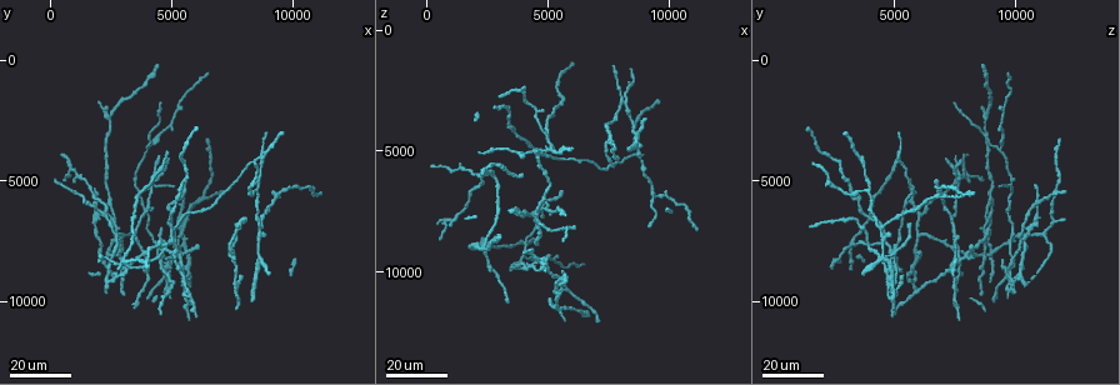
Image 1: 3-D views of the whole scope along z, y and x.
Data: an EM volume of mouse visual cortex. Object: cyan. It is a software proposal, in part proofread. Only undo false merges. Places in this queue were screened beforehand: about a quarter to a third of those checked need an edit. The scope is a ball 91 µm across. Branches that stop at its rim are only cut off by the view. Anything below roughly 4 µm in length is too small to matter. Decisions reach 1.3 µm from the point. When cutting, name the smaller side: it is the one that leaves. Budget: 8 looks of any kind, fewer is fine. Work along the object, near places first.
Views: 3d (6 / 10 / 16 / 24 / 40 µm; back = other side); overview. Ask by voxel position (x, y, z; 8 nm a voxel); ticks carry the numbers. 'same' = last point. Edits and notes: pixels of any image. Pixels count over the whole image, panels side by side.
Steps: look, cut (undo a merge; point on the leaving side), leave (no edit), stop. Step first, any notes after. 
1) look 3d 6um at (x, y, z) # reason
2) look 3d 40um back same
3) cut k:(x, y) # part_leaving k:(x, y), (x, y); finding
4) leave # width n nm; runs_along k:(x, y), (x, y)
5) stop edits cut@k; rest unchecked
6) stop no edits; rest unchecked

look 3d 24um at (7500, 8300, 4500) # side arm on a straight run

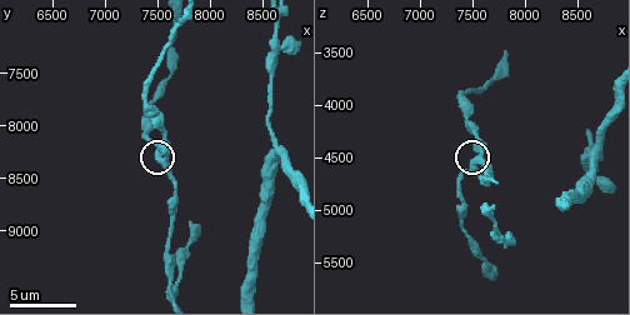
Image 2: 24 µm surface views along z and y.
look 3d 6um at (7560, 8360, 4520)

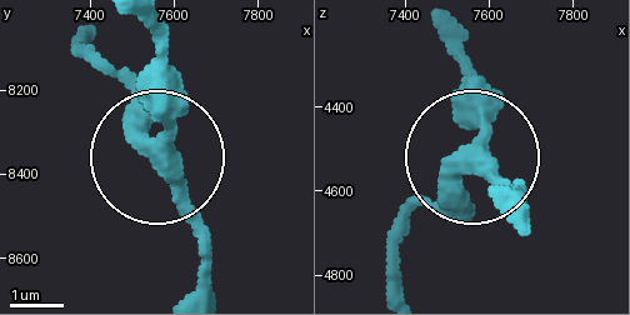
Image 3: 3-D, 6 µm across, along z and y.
leave # width 300 nm; one cell here

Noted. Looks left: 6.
look 3d 16um at (4600, 7800, 5000) # looks like a crossing

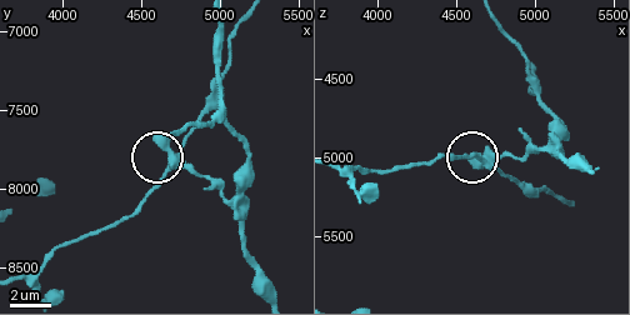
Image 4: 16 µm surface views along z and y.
look 3d 6um at (4740, 7800, 5040)

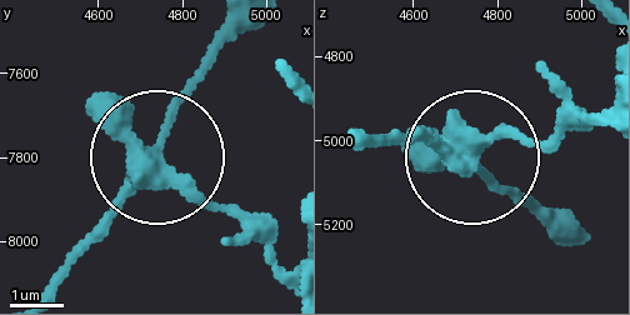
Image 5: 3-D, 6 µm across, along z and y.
cut 5:(108, 221) # two cells meet here

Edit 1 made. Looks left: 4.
look 3d 24um at (4700, 8100, 8000) # arms part here

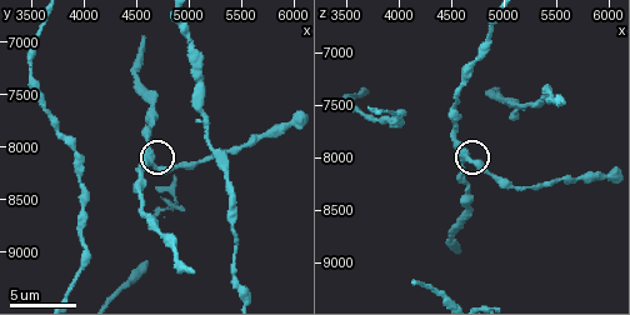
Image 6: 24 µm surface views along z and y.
look 3d 10um at (4620, 8140, 8000)

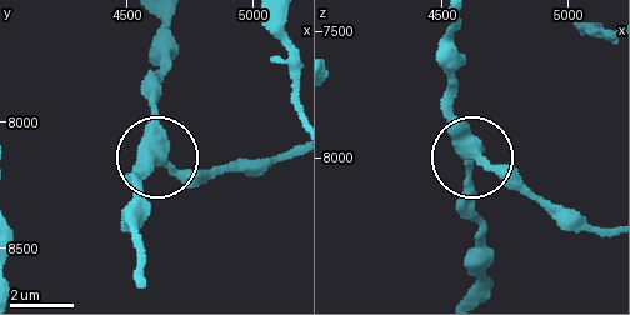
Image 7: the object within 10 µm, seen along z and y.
leave # width 370 nm; runs_along 7:(454, 24), (460, 143), (540, 204); one cell here

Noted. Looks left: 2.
look 3d 16um at (900, 4500, 7900) # three arms meet

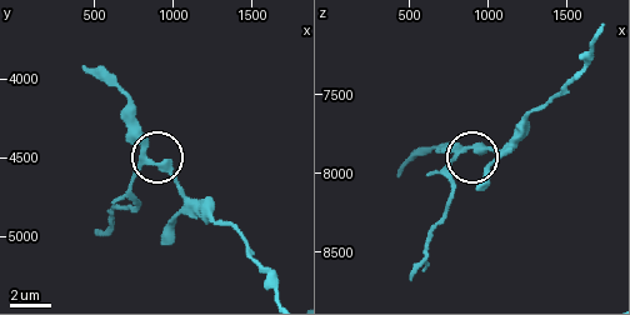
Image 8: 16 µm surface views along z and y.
look 3d 6um at (820, 4460, 7840)

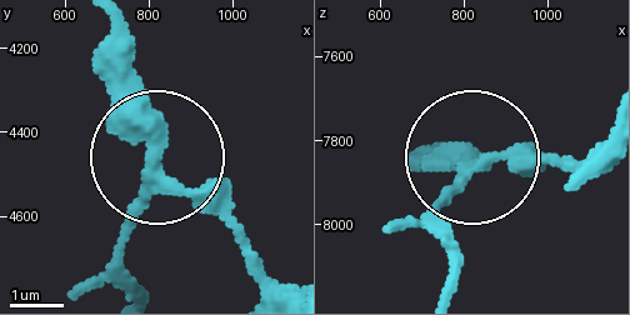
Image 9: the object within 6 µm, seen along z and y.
cut 9:(128, 239) # side_arm 6 um; part_leaving 9:(151, 173), (124, 249), (138, 294); two cells meet here

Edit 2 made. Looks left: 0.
stop edits cut@5, cut@9; rest unchecked

